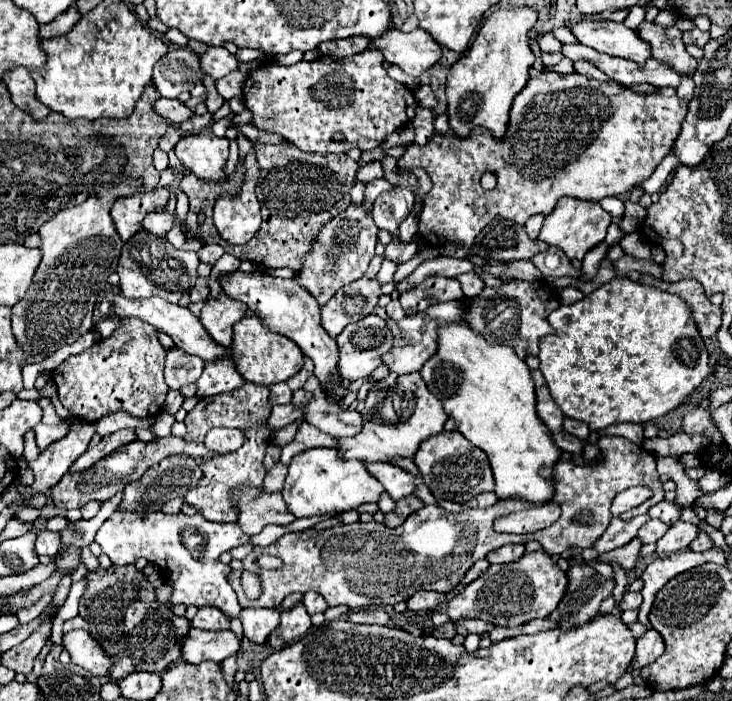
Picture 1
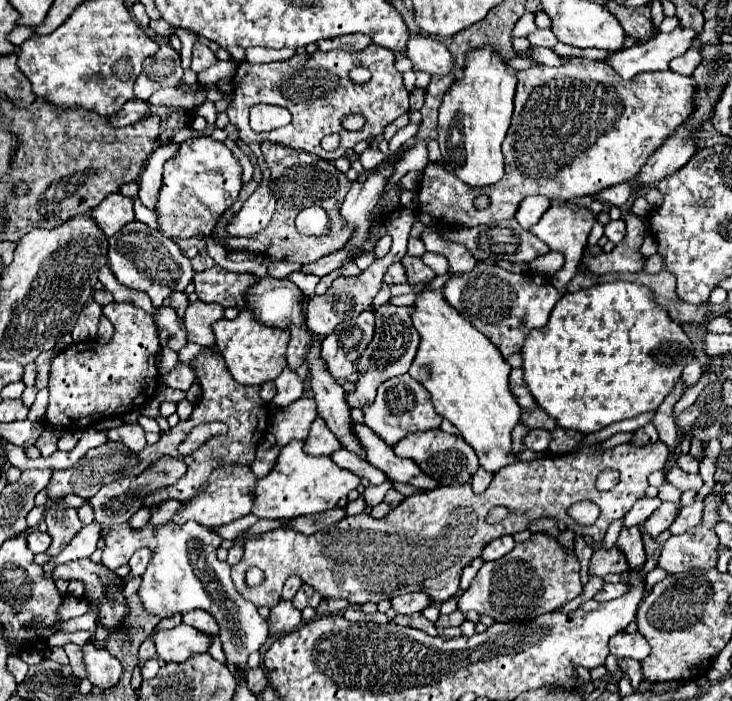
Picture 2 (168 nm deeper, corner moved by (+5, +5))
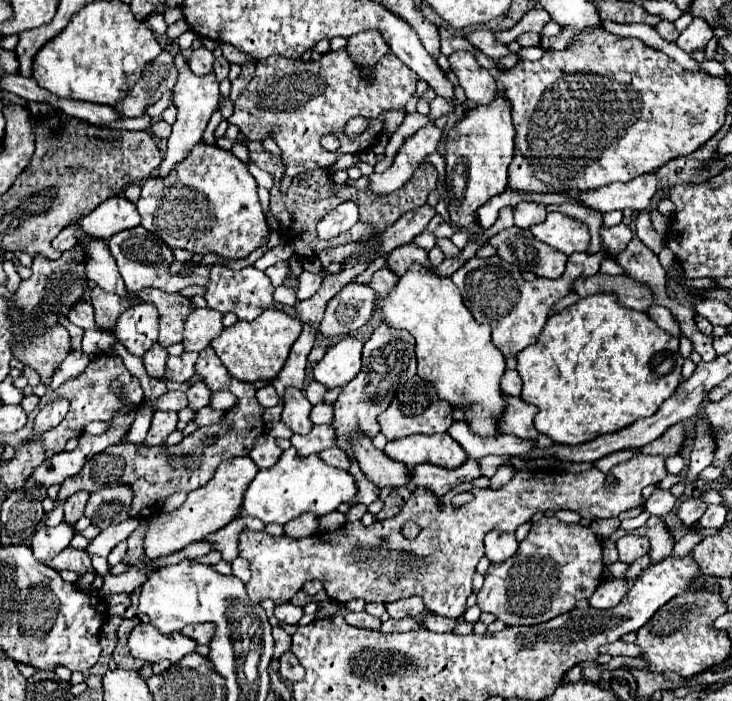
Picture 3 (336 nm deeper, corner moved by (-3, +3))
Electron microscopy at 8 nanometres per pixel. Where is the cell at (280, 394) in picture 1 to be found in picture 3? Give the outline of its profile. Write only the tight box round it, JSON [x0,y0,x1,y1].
[256,384,278,408]

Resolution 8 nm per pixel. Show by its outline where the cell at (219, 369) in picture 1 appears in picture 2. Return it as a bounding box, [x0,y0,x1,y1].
[178,344,204,362]

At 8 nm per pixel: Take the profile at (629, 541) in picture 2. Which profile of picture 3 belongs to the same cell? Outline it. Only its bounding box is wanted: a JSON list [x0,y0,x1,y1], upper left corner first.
[612,516,674,564]

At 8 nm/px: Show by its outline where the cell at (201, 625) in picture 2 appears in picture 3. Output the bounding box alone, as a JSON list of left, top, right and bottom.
[182,622,216,644]

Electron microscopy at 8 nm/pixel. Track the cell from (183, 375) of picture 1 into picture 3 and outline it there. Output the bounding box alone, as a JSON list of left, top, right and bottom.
[186,382,210,410]

